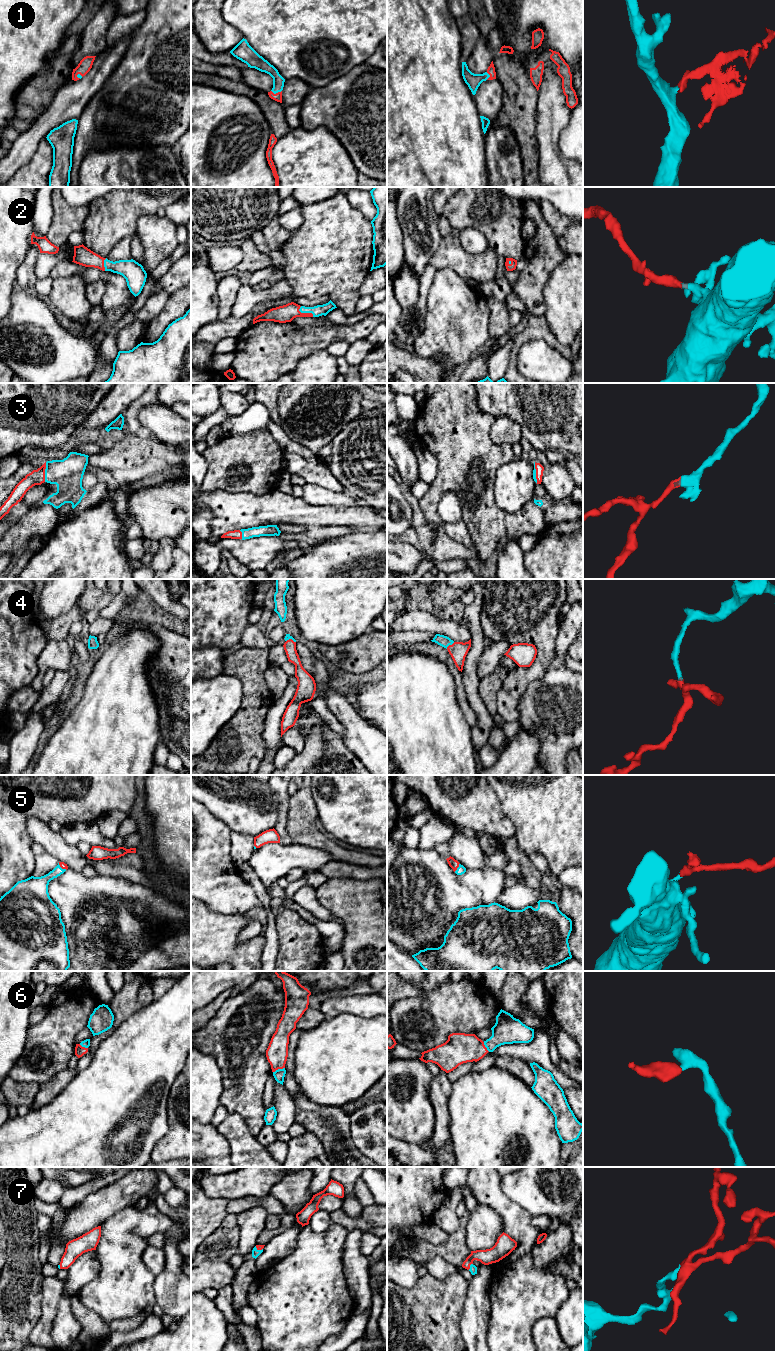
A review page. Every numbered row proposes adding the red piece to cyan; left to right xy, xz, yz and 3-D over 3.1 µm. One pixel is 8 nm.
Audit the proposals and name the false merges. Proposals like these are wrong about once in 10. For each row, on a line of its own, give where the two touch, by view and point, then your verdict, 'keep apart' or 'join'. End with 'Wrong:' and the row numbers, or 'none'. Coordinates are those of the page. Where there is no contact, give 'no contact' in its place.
1: contact xz (276, 92); join
2: contact xz (305, 312); join
3: contact xy (45, 472); join
4: contact yz (450, 644); join
5: contact yz (458, 867); join
6: contact xz (278, 1069); join
7: contact yz (470, 1266); join
Wrong: none

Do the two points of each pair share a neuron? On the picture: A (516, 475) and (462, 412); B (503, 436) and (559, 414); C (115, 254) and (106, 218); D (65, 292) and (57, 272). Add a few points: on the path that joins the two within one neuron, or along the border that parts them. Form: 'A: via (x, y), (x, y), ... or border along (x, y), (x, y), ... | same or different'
A: border along (514, 457), (497, 470), (494, 483) | different
B: border along (501, 415), (513, 419), (519, 425), (523, 439) | different
C: border along (133, 234), (121, 238), (106, 257) | different
D: border along (82, 278), (67, 276), (55, 277), (53, 279) | different

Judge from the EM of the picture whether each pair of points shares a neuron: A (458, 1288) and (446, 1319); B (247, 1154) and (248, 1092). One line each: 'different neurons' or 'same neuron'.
A: same neuron
B: different neurons

